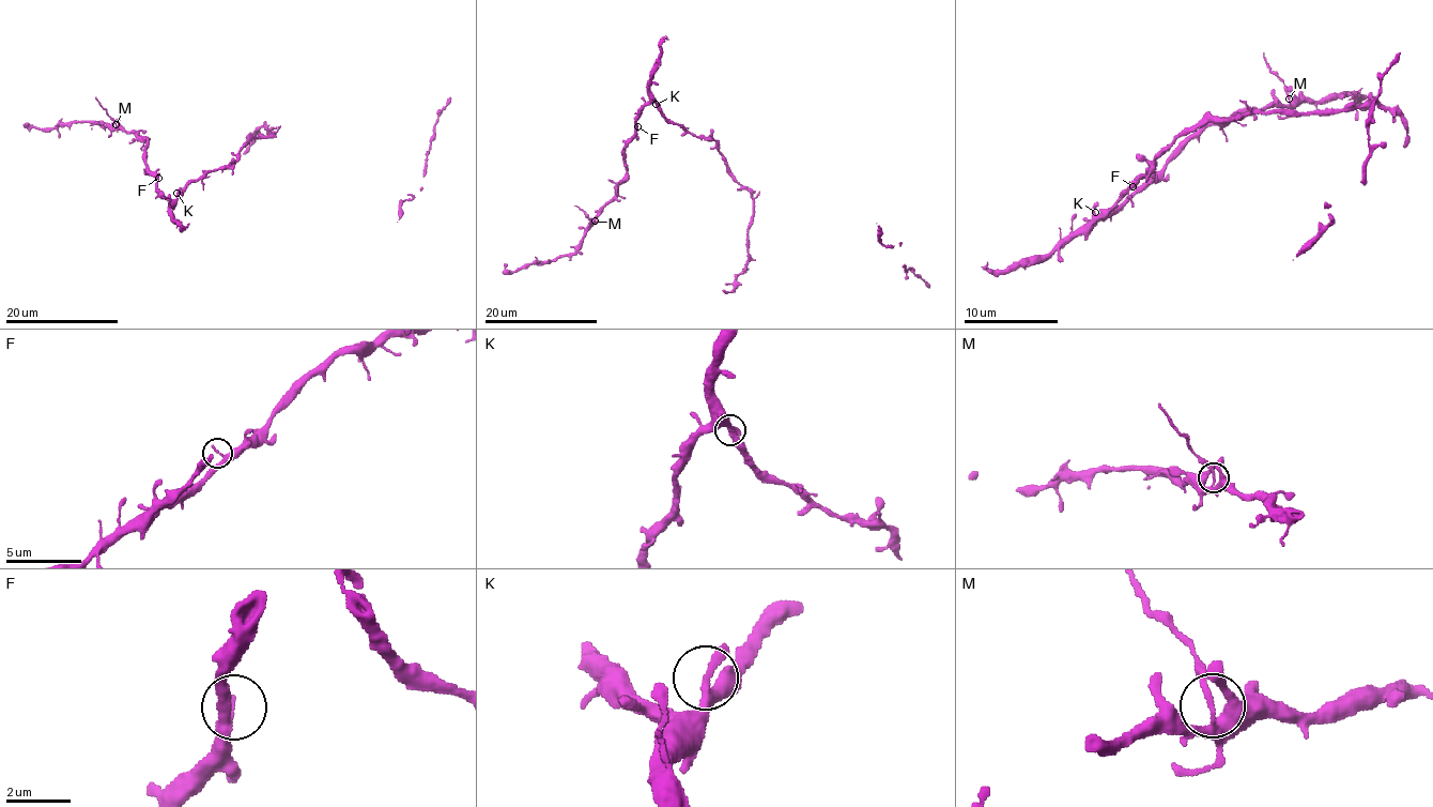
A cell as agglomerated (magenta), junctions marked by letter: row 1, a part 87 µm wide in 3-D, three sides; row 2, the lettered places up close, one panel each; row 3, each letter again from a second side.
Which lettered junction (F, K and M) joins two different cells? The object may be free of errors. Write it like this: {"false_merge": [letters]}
{"false_merge": ["M"]}

